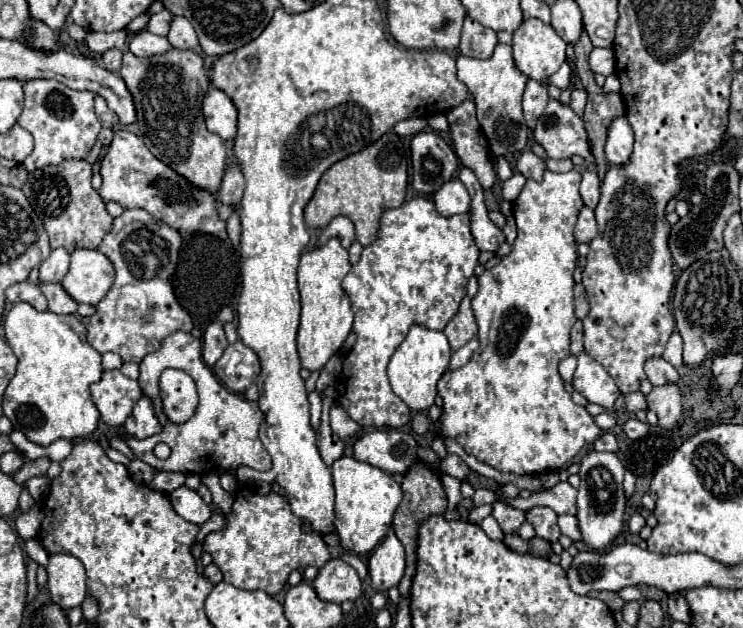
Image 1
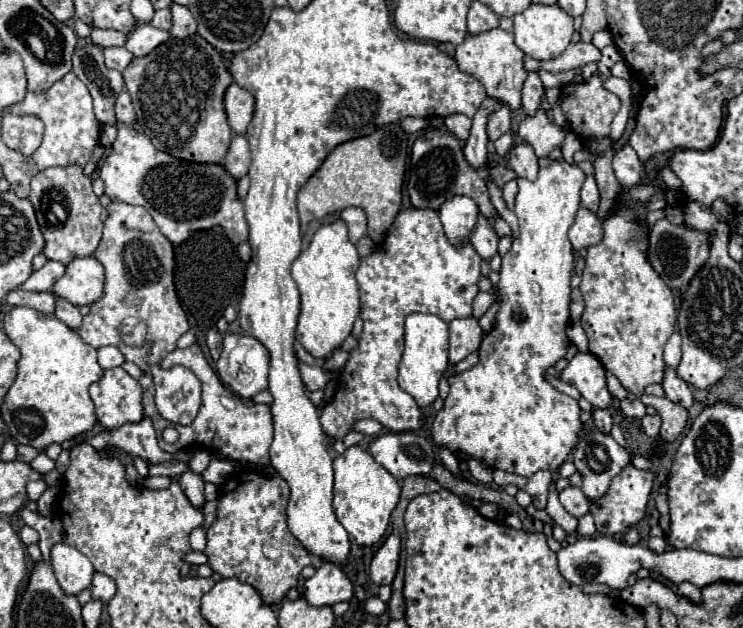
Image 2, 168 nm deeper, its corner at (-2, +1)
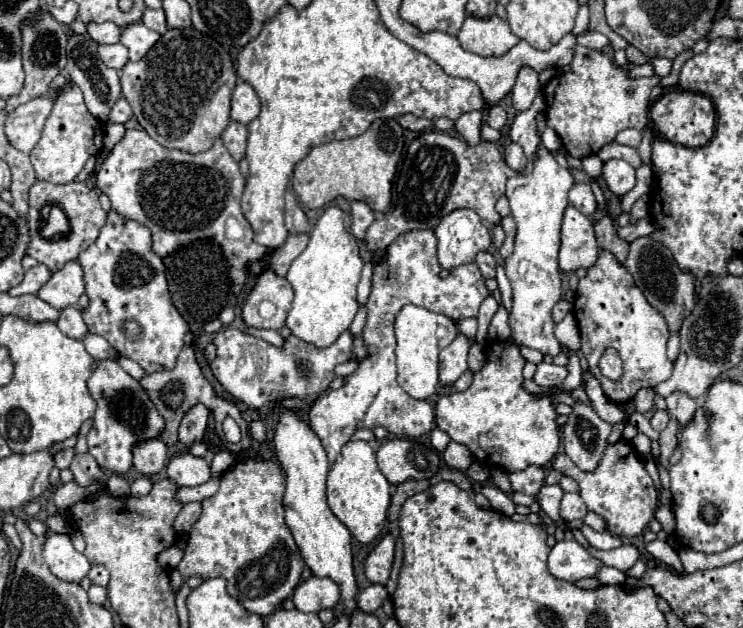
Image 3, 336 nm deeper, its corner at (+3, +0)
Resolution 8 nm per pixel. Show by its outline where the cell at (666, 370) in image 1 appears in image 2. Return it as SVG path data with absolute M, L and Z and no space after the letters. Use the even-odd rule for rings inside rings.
M669 367L669 369L665 371L663 387L665 387L665 395L667 395L669 401L679 403L679 405L683 405L685 409L689 409L689 407L693 405L693 393L691 393L689 385L675 375L675 369L673 369L673 367Z

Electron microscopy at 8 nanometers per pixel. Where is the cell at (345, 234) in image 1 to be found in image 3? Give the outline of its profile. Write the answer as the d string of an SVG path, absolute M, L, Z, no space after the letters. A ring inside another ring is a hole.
M352 202L350 206L352 206L352 236L356 240L362 240L368 226L374 222L376 214L364 202Z

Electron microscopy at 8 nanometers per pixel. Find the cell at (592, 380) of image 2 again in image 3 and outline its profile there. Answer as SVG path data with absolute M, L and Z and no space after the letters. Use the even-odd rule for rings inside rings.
M538 364L534 382L540 386L562 386L564 380L568 376L568 368L566 366L556 366L556 364Z

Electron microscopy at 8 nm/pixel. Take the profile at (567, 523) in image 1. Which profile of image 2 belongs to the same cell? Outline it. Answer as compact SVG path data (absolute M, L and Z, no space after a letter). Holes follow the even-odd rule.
M587 513L579 519L579 529L577 529L579 535L595 535L595 521L593 521L593 515Z

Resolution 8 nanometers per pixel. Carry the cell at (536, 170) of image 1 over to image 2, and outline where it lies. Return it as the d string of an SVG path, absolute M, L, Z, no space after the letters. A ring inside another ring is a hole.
M515 145L509 151L509 167L517 173L517 177L525 177L525 179L537 179L537 171L539 171L539 163L535 157L535 151L527 145Z

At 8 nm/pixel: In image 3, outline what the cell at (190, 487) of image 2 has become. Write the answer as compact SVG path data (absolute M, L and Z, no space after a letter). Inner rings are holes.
M182 452L174 456L168 464L168 478L178 486L200 486L210 480L210 466L204 458L196 458L190 452Z

